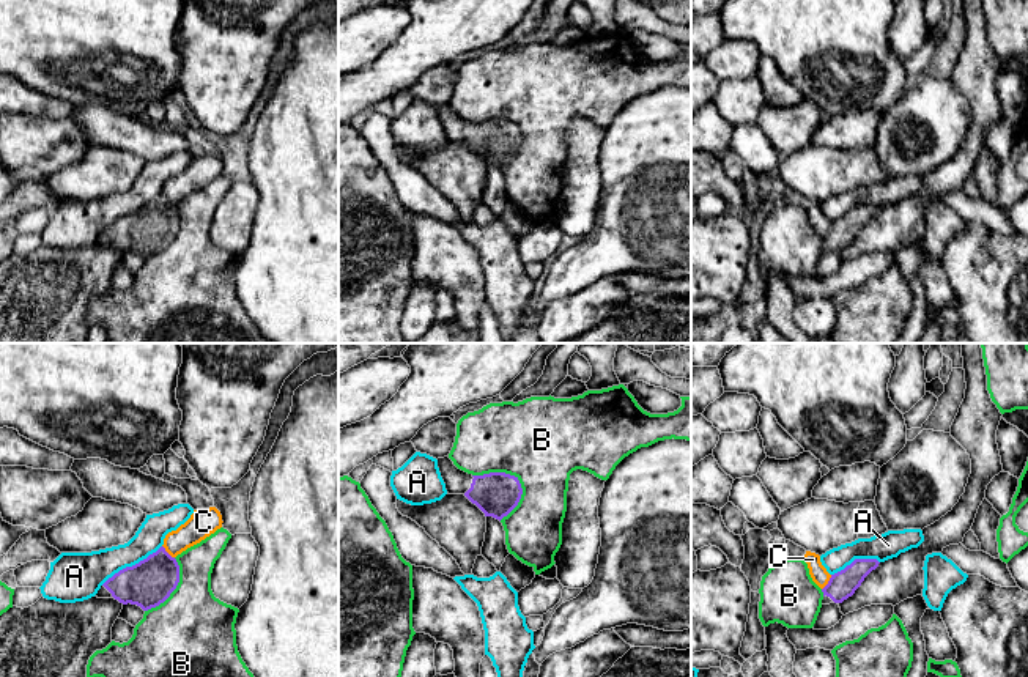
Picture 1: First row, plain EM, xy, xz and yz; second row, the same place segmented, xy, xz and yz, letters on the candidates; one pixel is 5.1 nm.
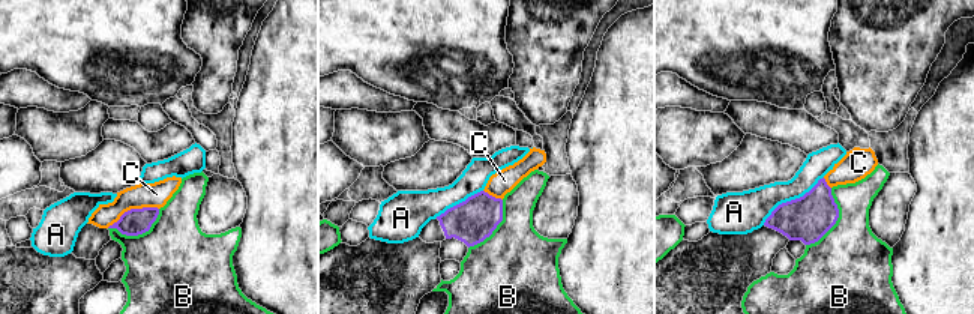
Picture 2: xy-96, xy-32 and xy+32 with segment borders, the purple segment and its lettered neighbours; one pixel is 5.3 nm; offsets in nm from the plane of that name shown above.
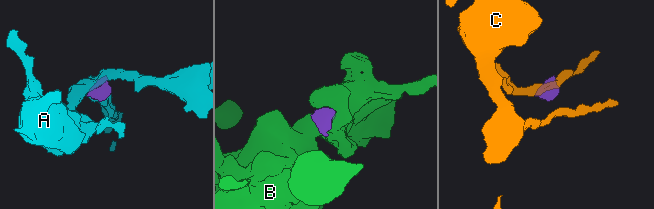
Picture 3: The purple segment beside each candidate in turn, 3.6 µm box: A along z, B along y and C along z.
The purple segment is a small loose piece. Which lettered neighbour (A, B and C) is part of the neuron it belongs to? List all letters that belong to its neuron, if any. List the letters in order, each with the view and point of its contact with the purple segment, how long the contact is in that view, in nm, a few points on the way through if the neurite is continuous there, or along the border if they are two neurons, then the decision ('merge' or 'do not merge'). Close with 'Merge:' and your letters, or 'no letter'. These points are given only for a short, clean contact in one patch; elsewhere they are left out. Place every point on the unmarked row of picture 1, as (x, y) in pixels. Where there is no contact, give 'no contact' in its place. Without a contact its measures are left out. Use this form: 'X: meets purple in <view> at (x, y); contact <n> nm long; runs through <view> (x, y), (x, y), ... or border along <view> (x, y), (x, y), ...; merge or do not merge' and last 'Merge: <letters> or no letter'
A: meets purple in xy at (133, 213); contact 380 nm long; do not merge
B: meets purple in xz at (507, 122); contact 280 nm long; do not merge
C: meets purple in yz at (828, 230); contact 90 nm long; border along yz (832, 222), (822, 236); do not merge
Merge: no letter

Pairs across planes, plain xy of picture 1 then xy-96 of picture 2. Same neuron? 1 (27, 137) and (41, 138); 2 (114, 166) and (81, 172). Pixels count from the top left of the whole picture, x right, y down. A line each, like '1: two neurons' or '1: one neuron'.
1: one neuron
2: one neuron

